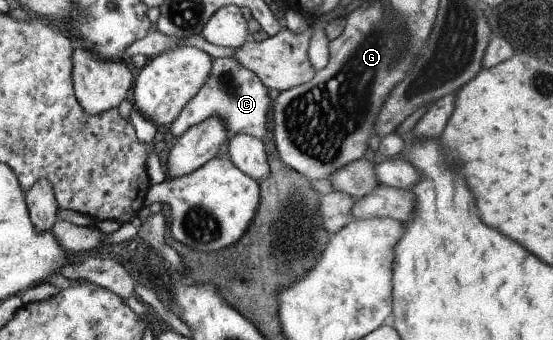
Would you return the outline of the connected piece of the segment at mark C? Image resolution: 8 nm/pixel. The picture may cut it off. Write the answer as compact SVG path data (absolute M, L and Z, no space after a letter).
M234 57L213 58L210 78L199 93L181 110L180 116L173 120L168 135L169 142L180 138L188 127L194 126L210 117L222 117L227 122L229 135L218 155L226 154L227 144L235 134L251 134L253 137L266 138L266 120L270 112L268 88L255 72L245 67Z

